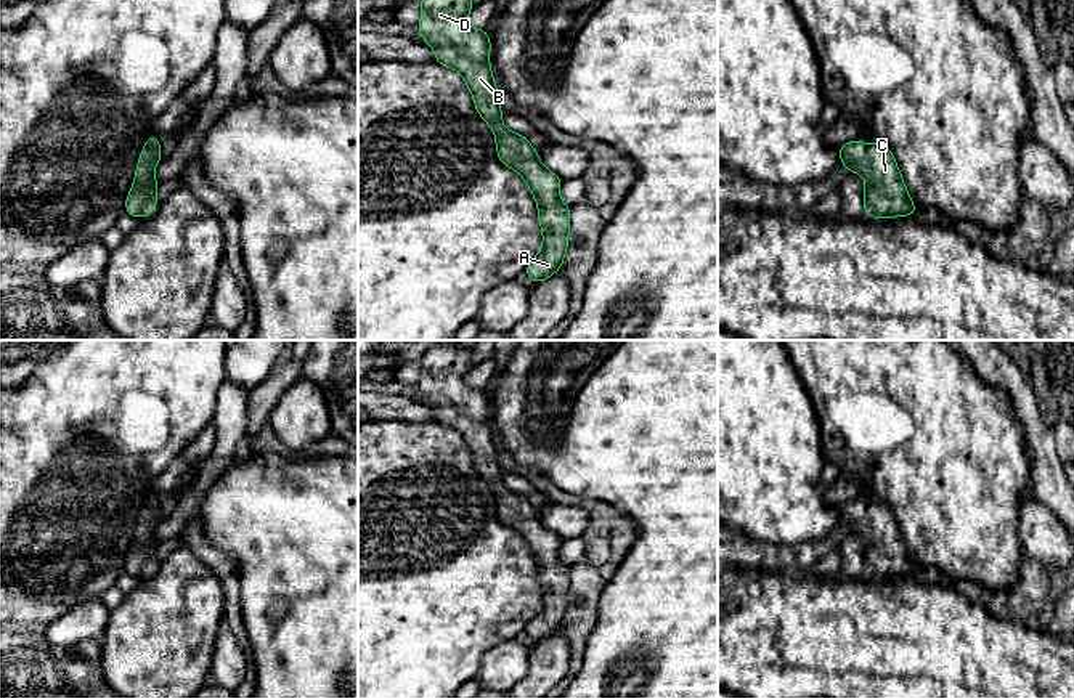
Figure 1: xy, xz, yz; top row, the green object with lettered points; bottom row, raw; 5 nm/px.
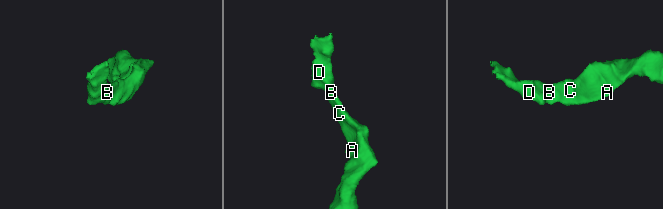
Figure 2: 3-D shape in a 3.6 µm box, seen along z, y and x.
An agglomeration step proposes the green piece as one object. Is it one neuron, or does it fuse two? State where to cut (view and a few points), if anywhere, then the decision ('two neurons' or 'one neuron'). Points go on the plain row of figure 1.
no cut | one neuron

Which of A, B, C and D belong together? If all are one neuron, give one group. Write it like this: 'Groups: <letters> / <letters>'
Groups: A B C D

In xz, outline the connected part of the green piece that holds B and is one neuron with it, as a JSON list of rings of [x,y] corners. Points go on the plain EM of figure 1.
[[[438,343],[421,358],[422,375],[417,388],[422,401],[433,406],[435,422],[461,433],[477,472],[496,493],[499,521],[522,534],[538,562],[543,607],[523,631],[536,643],[563,626],[572,566],[559,557],[562,539],[543,526],[528,497],[504,488],[490,427],[491,398],[485,388],[472,388],[466,382],[474,366],[470,350],[456,343]]]

